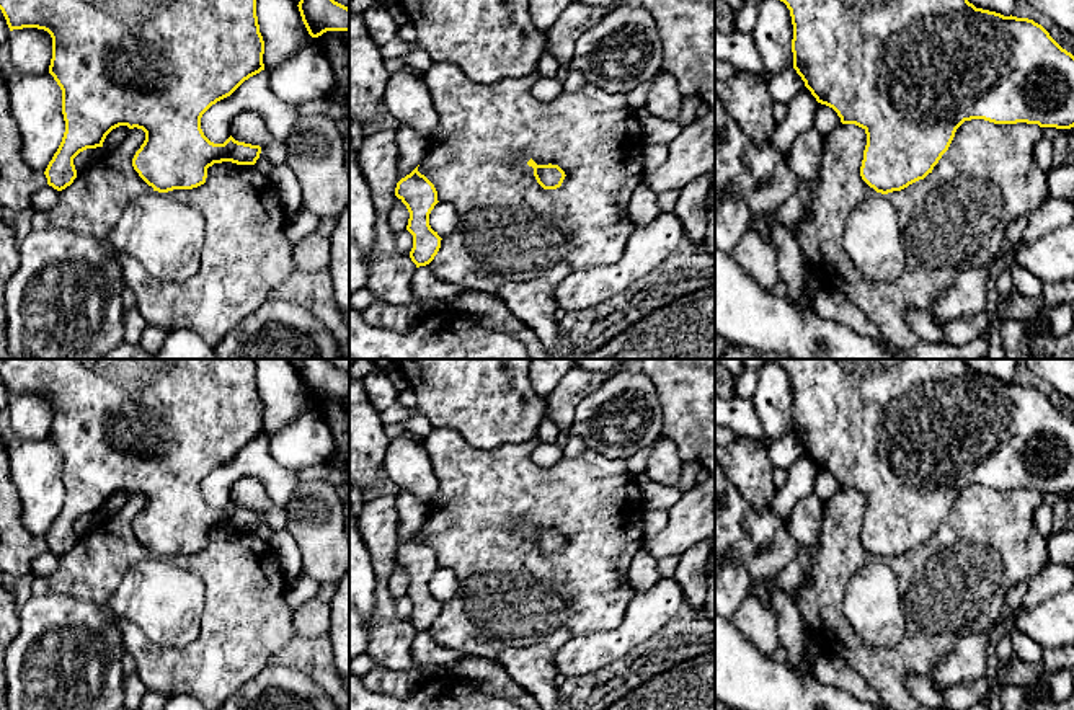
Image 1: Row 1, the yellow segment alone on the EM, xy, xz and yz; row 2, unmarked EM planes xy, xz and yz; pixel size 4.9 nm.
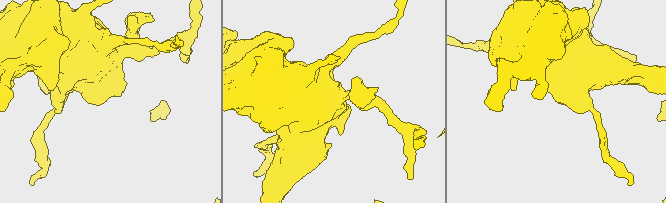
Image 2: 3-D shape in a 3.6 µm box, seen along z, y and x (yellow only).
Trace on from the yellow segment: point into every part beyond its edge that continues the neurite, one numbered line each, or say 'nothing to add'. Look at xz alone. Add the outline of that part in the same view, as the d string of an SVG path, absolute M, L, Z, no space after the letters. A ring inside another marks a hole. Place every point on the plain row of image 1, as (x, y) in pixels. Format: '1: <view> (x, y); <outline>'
nothing to add

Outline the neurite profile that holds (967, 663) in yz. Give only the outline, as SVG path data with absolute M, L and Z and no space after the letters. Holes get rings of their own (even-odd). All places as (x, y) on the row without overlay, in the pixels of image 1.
M989 628L963 637L955 650L939 661L932 671L934 682L948 689L958 684L987 679Z

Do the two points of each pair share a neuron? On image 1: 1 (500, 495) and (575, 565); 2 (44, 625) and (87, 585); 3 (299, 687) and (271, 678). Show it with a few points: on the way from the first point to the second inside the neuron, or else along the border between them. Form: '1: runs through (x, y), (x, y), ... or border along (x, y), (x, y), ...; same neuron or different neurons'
1: runs through (526, 495), (536, 495), (575, 534), (575, 539); same neuron
2: border along (113, 591), (103, 607), (62, 594), (36, 596); different neurons
3: runs through (292, 687), (278, 684); same neuron

